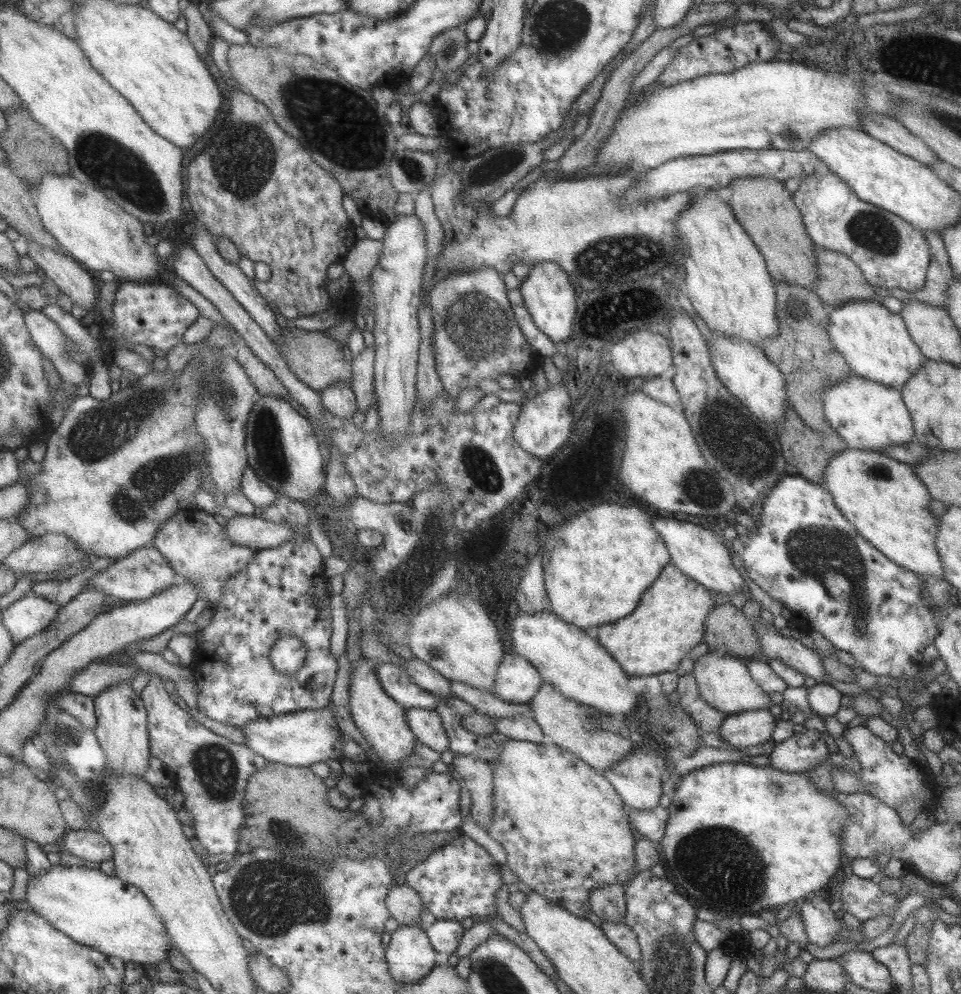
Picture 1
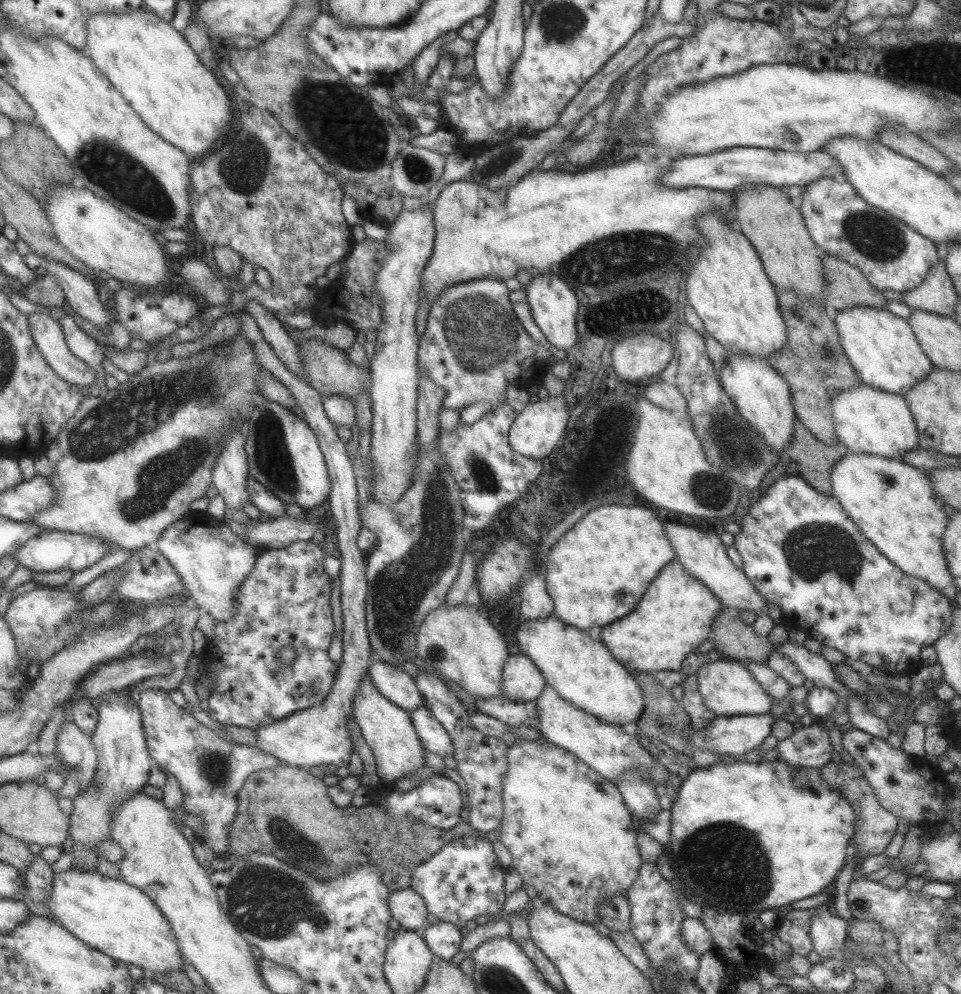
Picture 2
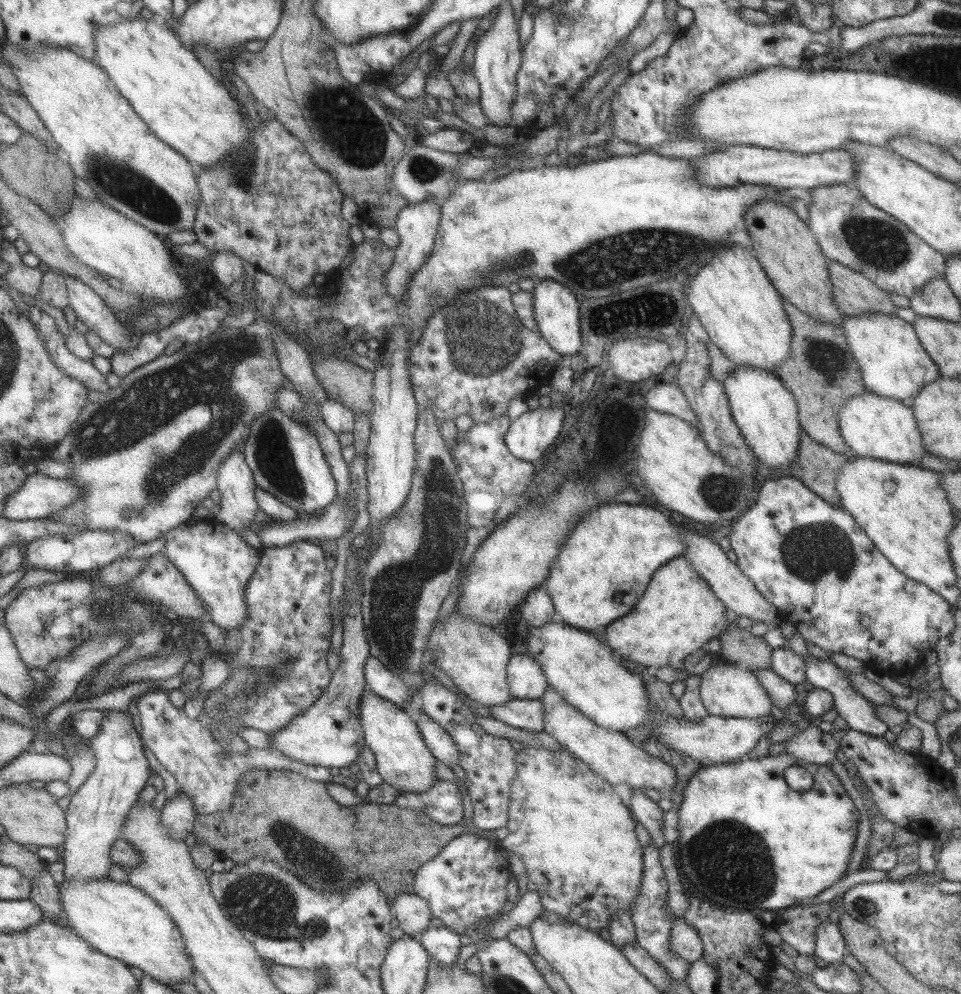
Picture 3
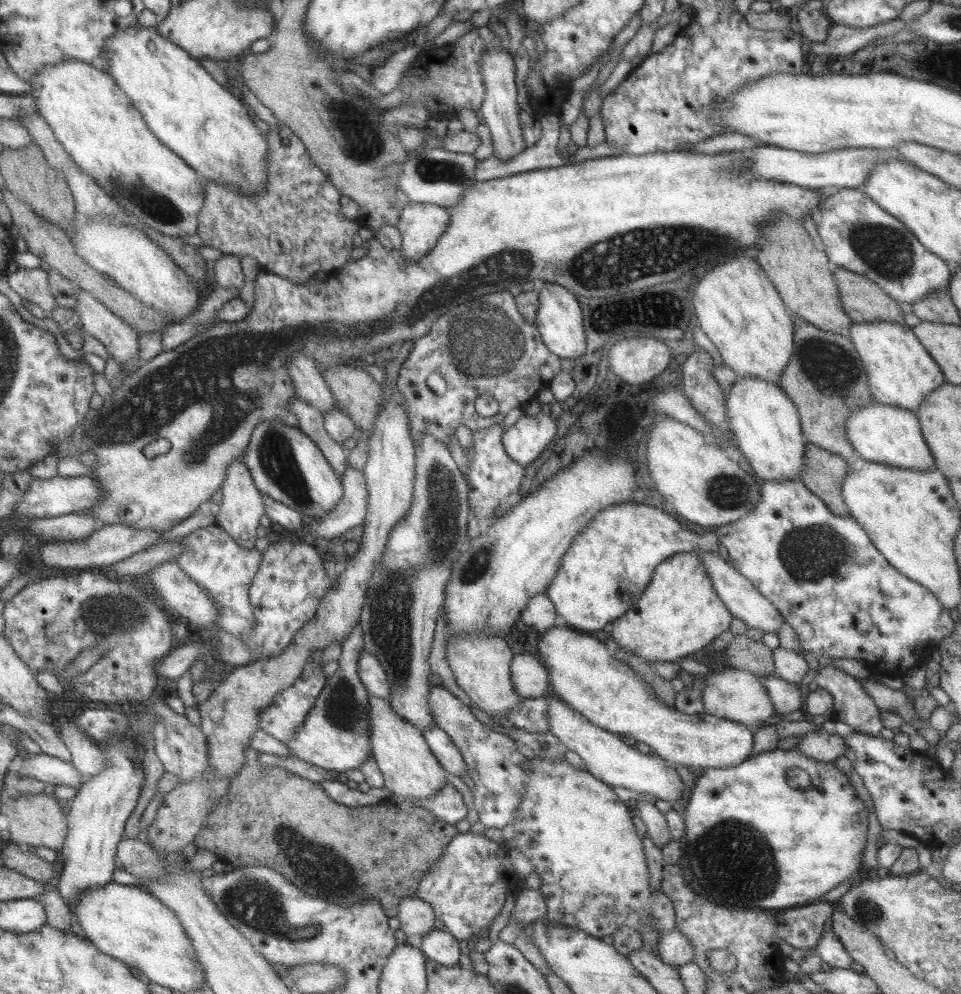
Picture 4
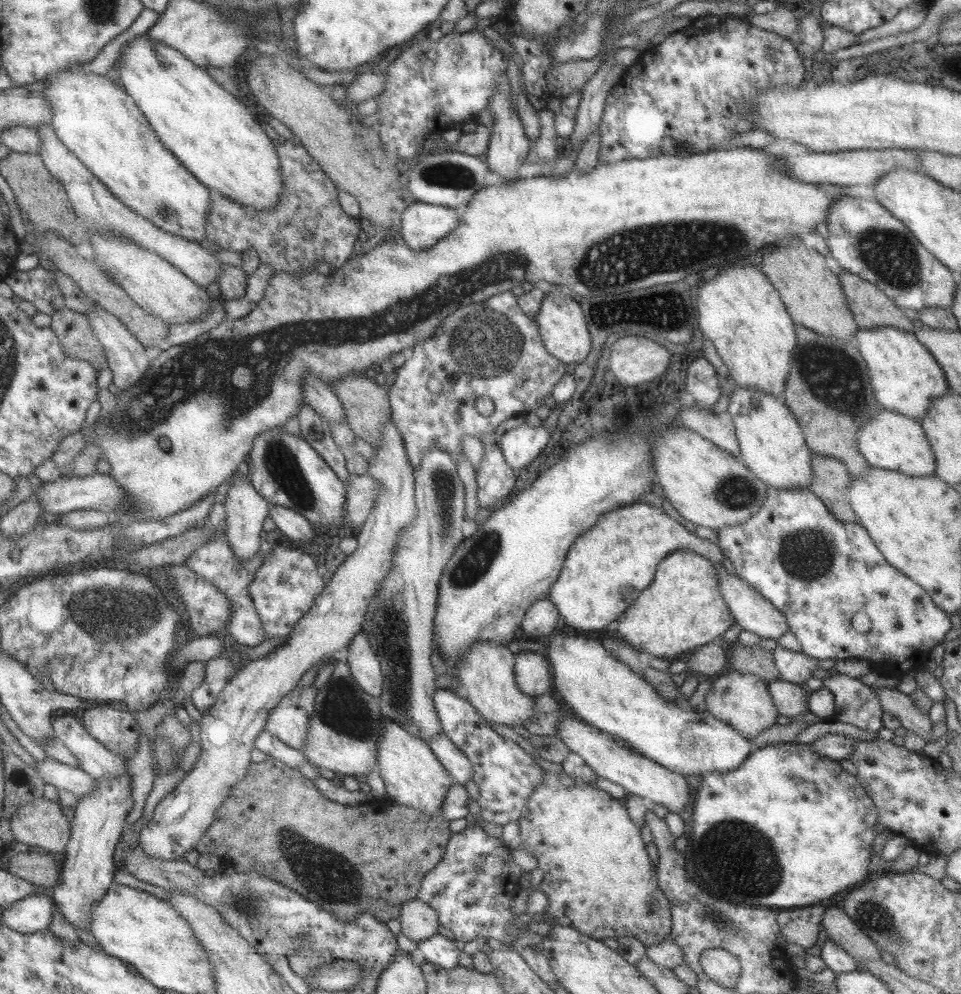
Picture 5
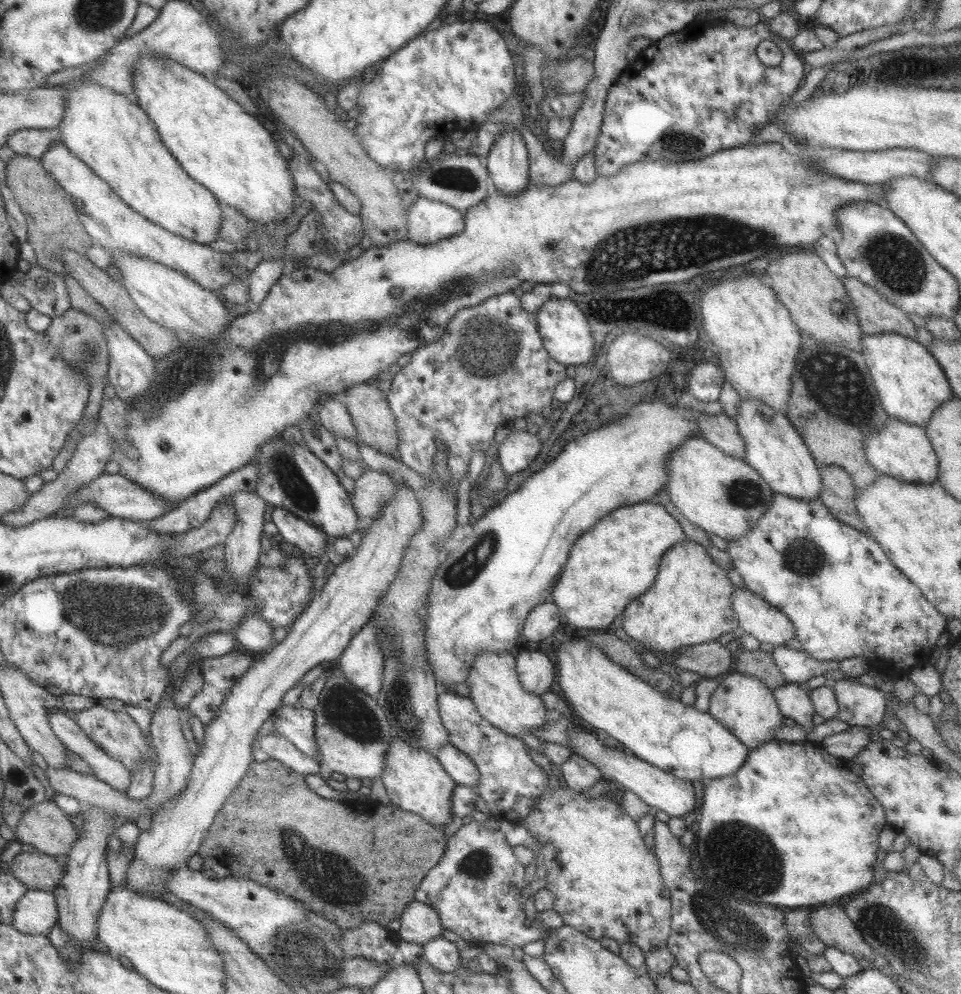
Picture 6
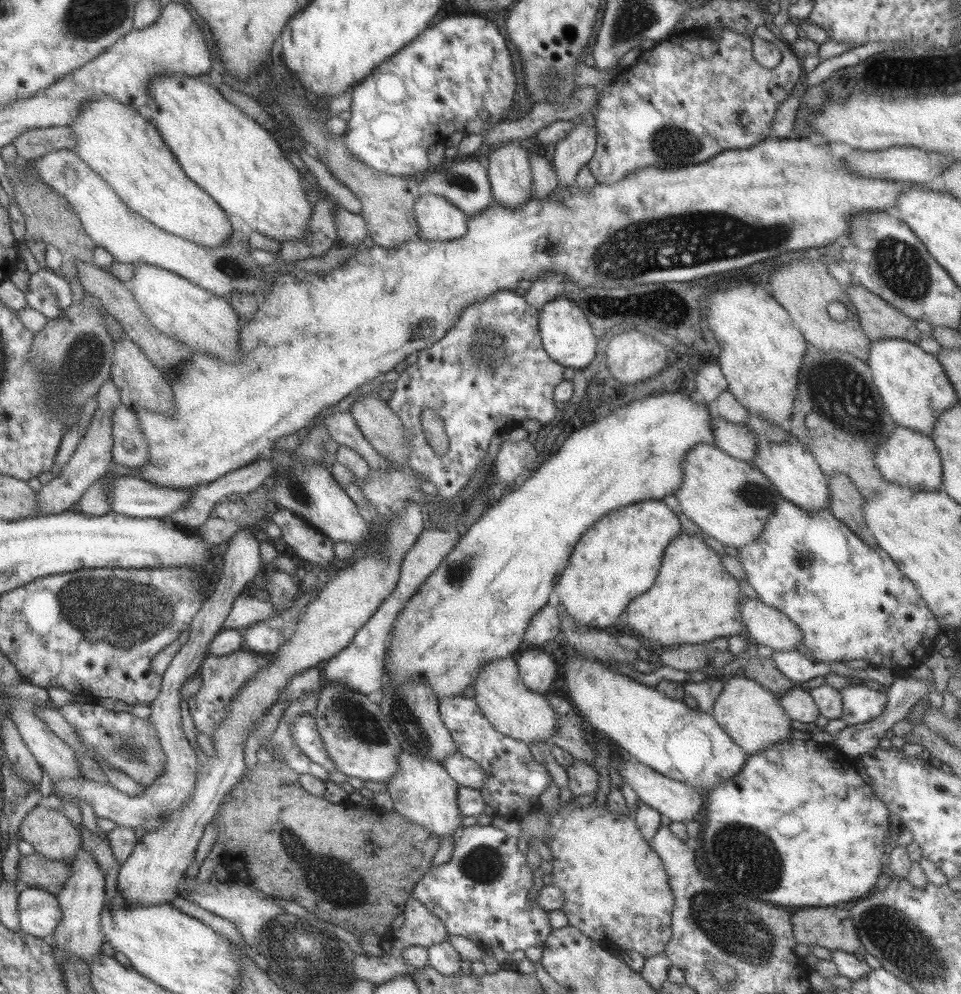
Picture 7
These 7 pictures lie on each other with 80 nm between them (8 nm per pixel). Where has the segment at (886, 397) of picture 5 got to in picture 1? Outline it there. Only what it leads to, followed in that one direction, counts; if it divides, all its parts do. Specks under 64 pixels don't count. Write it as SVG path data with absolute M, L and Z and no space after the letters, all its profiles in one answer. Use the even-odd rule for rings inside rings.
M850 300L828 313L828 335L852 374L899 389L928 361L907 332L900 314L889 312L880 300Z

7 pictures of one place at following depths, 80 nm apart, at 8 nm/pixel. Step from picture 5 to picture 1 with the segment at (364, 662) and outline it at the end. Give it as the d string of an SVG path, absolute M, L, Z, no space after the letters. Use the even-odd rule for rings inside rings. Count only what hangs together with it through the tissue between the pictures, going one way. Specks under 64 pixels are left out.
M392 663L378 664L375 667L377 681L391 700L407 708L433 709L436 703L434 694L429 694L417 686L401 668Z

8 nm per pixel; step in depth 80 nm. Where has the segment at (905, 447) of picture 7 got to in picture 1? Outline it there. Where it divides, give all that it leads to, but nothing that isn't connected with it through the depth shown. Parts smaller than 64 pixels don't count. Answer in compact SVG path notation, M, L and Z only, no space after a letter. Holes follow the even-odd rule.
M850 374L841 382L823 388L820 398L827 423L844 440L847 449L881 453L888 446L914 440L912 418L899 391L891 386Z

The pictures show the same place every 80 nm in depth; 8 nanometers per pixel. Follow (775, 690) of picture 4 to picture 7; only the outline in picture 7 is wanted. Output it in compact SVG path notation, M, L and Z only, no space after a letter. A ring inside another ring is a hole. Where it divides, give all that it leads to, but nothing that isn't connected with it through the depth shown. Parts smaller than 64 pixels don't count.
M798 685L784 692L783 696L777 697L777 700L791 720L811 724L819 716L810 692L802 690Z

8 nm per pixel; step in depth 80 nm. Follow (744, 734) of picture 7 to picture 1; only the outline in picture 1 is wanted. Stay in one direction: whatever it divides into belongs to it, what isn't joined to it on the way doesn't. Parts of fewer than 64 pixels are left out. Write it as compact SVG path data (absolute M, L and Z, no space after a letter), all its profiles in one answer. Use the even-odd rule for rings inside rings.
M709 651L694 661L691 676L696 680L701 698L711 708L727 715L747 710L769 709L773 704L769 699L770 695L762 691L750 678L745 661L736 657L715 655Z

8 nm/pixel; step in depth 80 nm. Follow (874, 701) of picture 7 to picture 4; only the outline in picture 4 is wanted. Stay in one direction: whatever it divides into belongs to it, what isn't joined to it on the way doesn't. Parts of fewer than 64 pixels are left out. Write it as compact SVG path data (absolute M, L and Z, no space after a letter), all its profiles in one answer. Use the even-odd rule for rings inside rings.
M829 665L819 667L813 680L819 688L832 696L833 718L849 725L856 732L870 736L880 735L880 730L884 728L880 709L868 692L865 692L859 679Z

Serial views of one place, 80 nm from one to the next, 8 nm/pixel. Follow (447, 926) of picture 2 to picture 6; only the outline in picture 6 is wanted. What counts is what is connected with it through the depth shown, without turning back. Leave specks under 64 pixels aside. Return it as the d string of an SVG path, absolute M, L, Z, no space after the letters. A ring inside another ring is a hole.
M438 936L422 945L423 959L441 972L455 972L460 967L459 951L446 938Z

